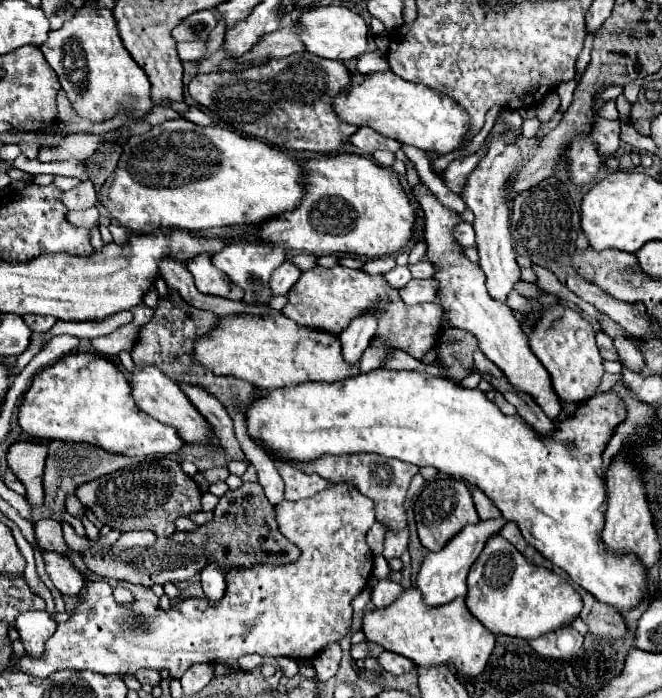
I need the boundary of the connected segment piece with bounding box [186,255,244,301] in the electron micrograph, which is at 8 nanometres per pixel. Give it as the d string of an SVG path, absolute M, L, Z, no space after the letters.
M196 255L194 259L190 259L186 263L186 267L194 275L194 283L200 293L226 297L232 301L242 301L244 291L238 285L234 285L232 281L228 281L228 277L212 265L210 255Z

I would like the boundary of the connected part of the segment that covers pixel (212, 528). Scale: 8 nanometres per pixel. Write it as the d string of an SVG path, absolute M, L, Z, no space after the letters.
M244 483L236 491L226 491L216 505L214 519L206 525L200 525L192 535L176 531L170 537L156 539L154 545L144 549L130 547L118 555L112 555L112 551L80 551L80 555L88 569L100 577L152 587L156 583L164 585L168 581L188 581L208 563L208 555L224 571L228 571L232 567L252 567L258 563L284 565L296 561L300 551L278 531L274 507L268 503L260 483Z

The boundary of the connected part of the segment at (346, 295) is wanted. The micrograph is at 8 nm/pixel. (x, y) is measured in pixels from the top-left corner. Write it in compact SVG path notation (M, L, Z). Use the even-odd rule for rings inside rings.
M316 265L310 271L300 275L300 281L292 285L288 291L288 303L284 305L282 313L294 319L298 325L310 325L334 335L340 335L354 317L362 315L370 305L378 307L378 333L384 337L392 347L406 351L414 359L422 359L426 351L436 343L440 331L440 317L442 309L436 303L420 303L420 305L404 305L398 295L398 289L392 289L382 275L366 275L360 269L348 267L320 267Z

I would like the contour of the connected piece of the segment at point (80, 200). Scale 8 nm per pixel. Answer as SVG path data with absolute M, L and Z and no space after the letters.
M82 181L76 189L70 189L64 193L62 197L62 203L68 207L68 209L90 209L98 203L96 199L96 191L94 191L94 185L90 181Z

